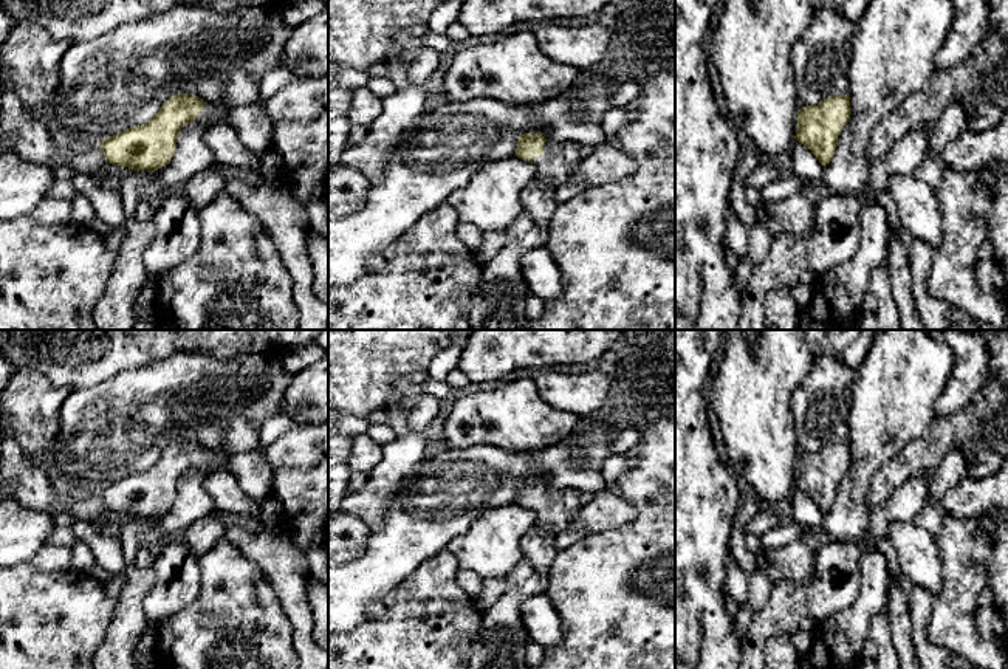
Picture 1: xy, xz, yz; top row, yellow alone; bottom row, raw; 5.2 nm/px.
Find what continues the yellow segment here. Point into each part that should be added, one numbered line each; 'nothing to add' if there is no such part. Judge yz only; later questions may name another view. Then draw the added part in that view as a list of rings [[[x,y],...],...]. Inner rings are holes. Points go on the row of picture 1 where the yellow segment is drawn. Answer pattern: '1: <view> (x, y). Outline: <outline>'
nothing to add

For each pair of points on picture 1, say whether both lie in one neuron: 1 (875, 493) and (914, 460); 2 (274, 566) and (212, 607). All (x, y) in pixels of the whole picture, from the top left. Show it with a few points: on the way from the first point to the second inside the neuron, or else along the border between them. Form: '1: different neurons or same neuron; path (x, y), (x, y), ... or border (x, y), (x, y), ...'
1: same neuron; path (884, 483), (905, 466)
2: different neurons; border (237, 547), (259, 567), (281, 604)

